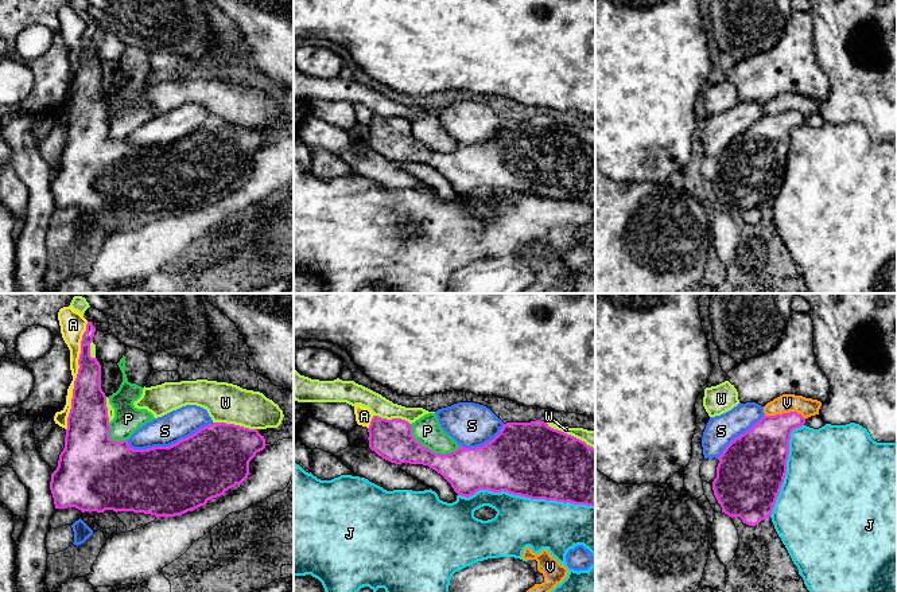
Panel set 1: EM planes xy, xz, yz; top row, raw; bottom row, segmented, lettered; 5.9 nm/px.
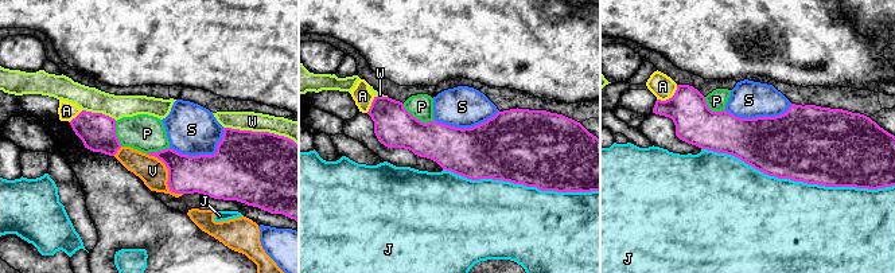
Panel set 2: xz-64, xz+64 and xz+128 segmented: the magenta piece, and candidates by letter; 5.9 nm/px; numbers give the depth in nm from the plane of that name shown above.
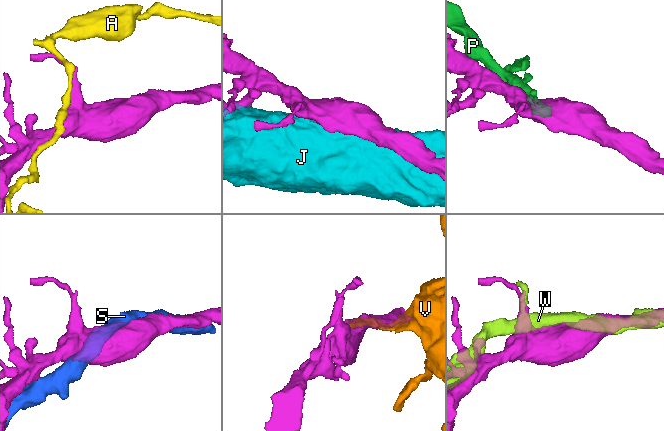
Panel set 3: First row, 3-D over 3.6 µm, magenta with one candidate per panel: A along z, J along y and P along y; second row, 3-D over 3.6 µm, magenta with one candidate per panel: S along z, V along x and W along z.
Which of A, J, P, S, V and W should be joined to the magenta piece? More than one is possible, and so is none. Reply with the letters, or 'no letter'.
no letter

